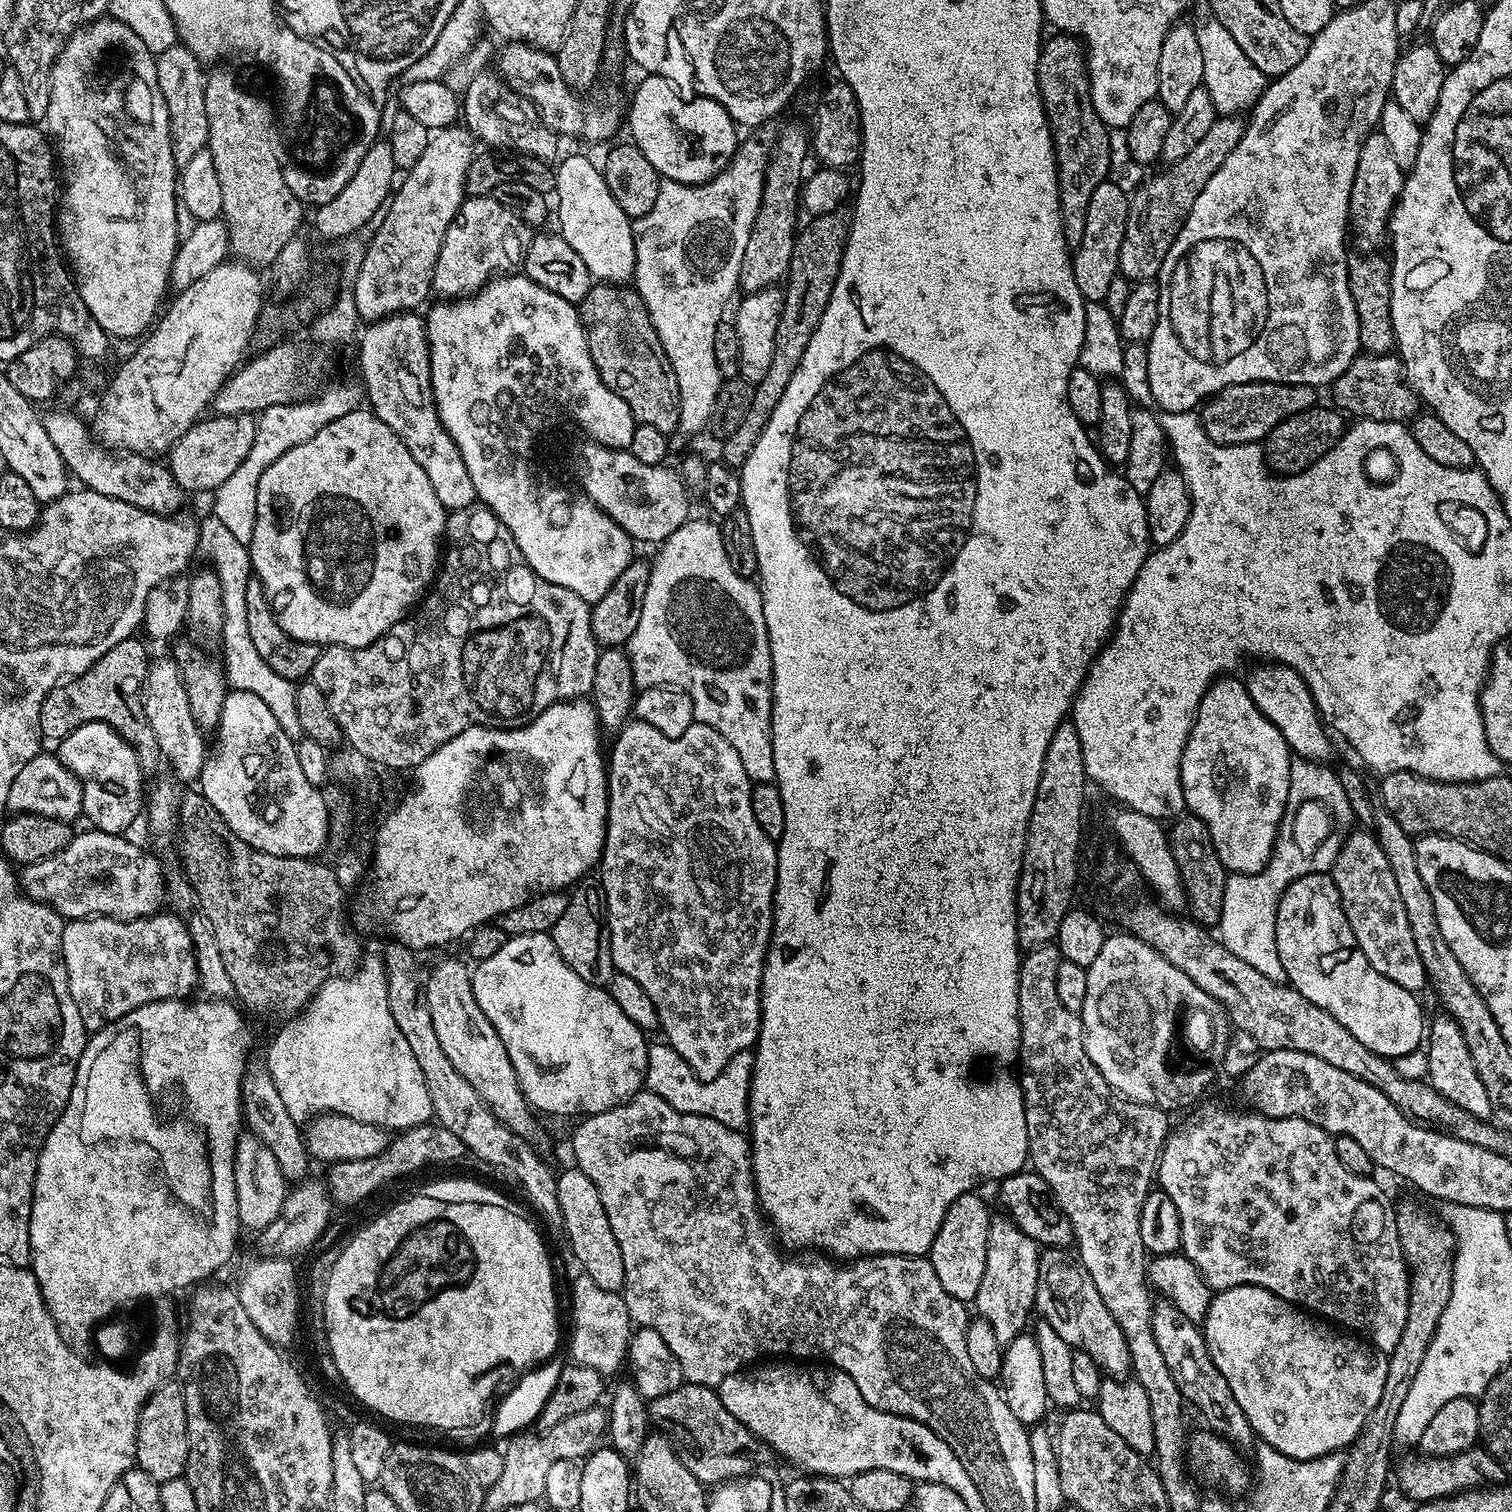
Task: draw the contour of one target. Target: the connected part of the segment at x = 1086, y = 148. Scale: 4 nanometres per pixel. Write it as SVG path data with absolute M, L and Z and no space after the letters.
M1052 34L1045 39L1038 62L1038 86L1056 151L1056 169L1060 183L1060 212L1064 216L1062 218L1064 237L1069 249L1075 250L1082 242L1082 230L1086 230L1086 209L1090 206L1090 197L1094 195L1094 190L1098 190L1100 183L1108 179L1111 160L1110 129L1102 122L1102 118L1098 118L1098 110L1094 110L1088 77L1088 58L1083 43L1077 36Z

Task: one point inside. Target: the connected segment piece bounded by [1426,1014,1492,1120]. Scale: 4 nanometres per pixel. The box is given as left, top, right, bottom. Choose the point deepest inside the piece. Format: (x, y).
(1451, 1073)

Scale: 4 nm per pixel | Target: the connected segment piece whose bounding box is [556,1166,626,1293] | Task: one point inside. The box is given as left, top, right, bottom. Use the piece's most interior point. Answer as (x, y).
(586, 1227)

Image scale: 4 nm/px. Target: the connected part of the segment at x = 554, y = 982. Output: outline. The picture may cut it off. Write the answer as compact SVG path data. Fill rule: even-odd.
M549 933L508 937L494 958L479 961L471 973L474 998L482 1006L482 1014L490 1018L490 1026L498 1030L498 1038L502 1038L520 1080L520 1089L537 1113L575 1118L593 1116L617 1108L645 1087L650 1043L646 1032L626 1018L607 987L578 978L566 966Z

